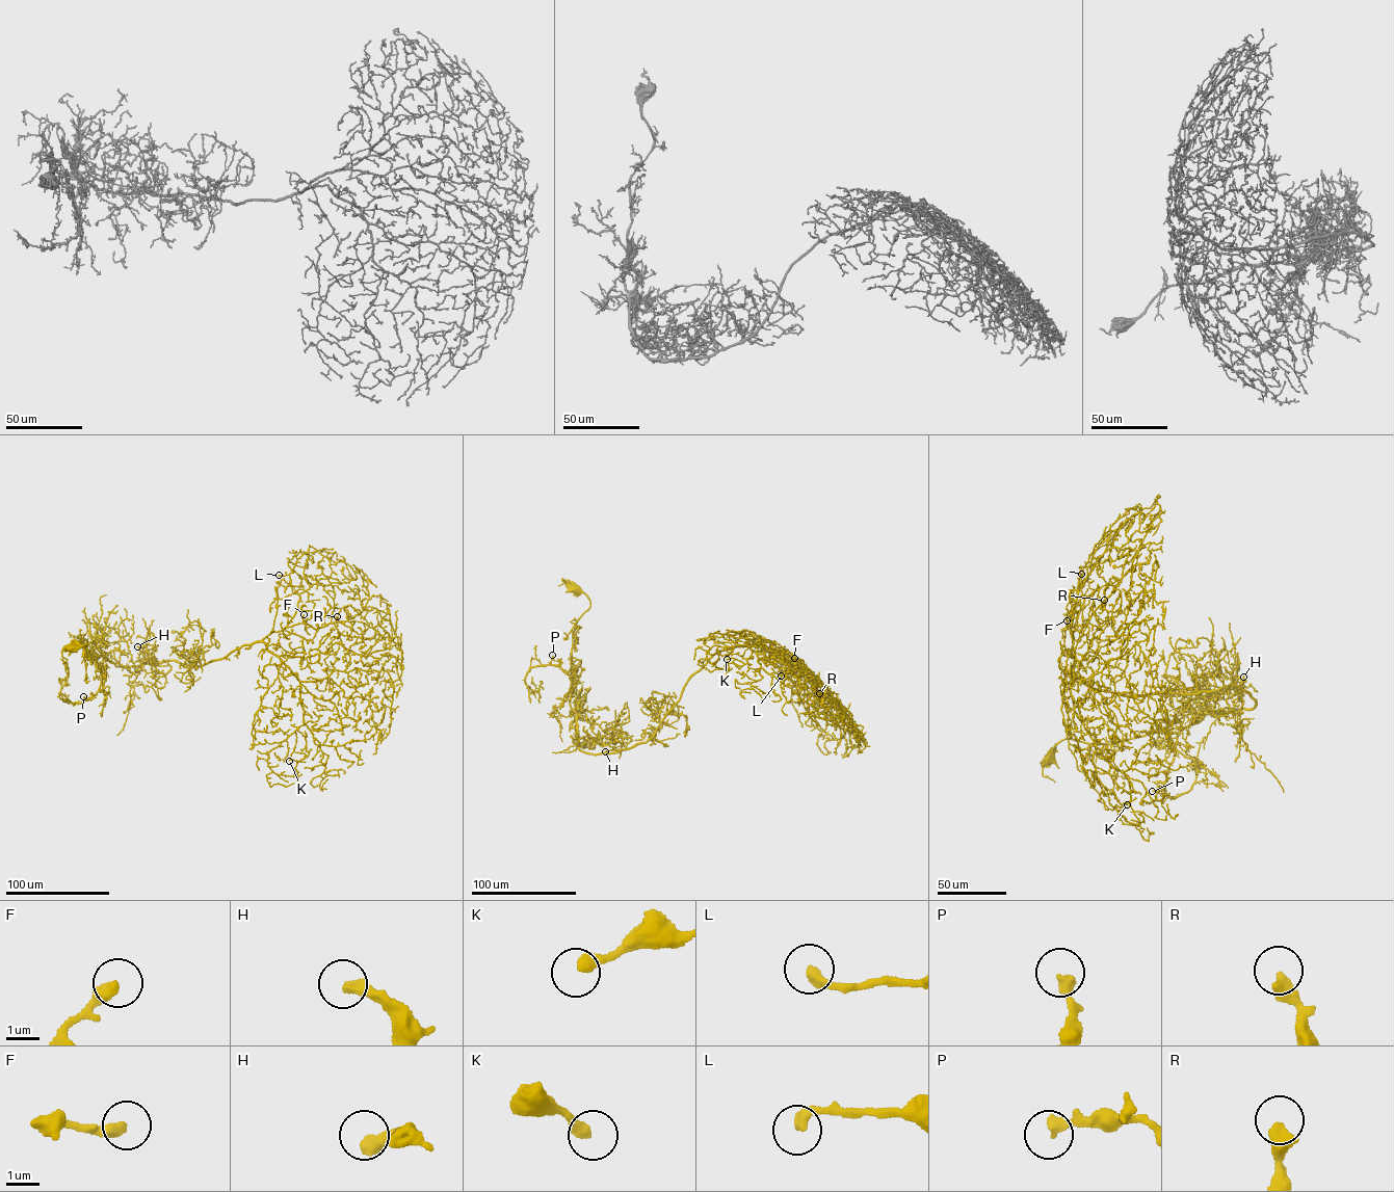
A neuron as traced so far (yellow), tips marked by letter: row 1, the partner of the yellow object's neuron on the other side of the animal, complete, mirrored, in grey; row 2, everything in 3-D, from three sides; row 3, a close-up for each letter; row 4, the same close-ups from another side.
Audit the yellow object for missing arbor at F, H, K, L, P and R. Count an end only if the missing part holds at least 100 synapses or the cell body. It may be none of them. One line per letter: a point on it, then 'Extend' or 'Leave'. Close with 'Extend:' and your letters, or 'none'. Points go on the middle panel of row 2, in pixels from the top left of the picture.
F: Place: (794, 658). Leave
H: Place: (605, 751). Extend
K: Place: (727, 659). Leave
L: Place: (781, 676). Leave
P: Place: (552, 655). Leave
R: Place: (819, 693). Leave
Extend: H

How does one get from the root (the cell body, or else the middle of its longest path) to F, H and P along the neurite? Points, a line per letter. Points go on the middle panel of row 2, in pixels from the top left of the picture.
F: (574, 589), (590, 605), (573, 634), (570, 700), (588, 752), (647, 742), (715, 654), (794, 658)
H: (574, 589), (590, 605), (573, 634), (570, 705), (578, 747), (593, 753), (605, 751)
P: (574, 589), (585, 594), (590, 605), (577, 621), (573, 634), (573, 687), (566, 671), (550, 662), (552, 655)

